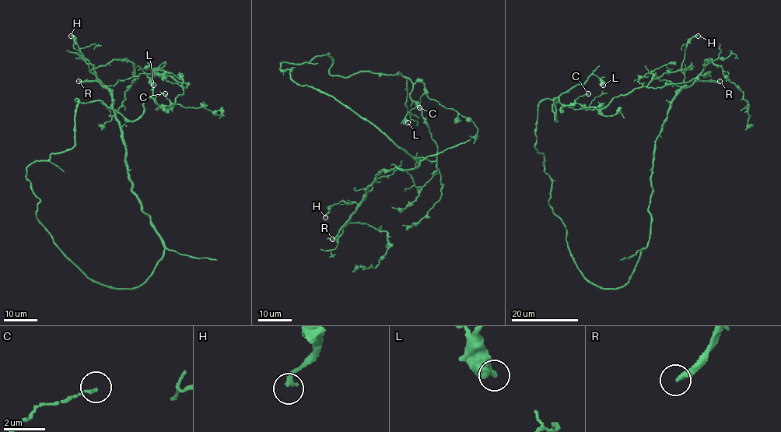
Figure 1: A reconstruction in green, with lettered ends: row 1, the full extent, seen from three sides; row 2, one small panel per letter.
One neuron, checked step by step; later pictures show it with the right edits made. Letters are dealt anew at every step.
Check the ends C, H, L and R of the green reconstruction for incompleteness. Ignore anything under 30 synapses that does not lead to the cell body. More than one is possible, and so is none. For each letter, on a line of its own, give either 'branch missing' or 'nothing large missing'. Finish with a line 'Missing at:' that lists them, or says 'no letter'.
C: nothing large missing
H: nothing large missing
L: nothing large missing
R: branch missing
Missing at: R

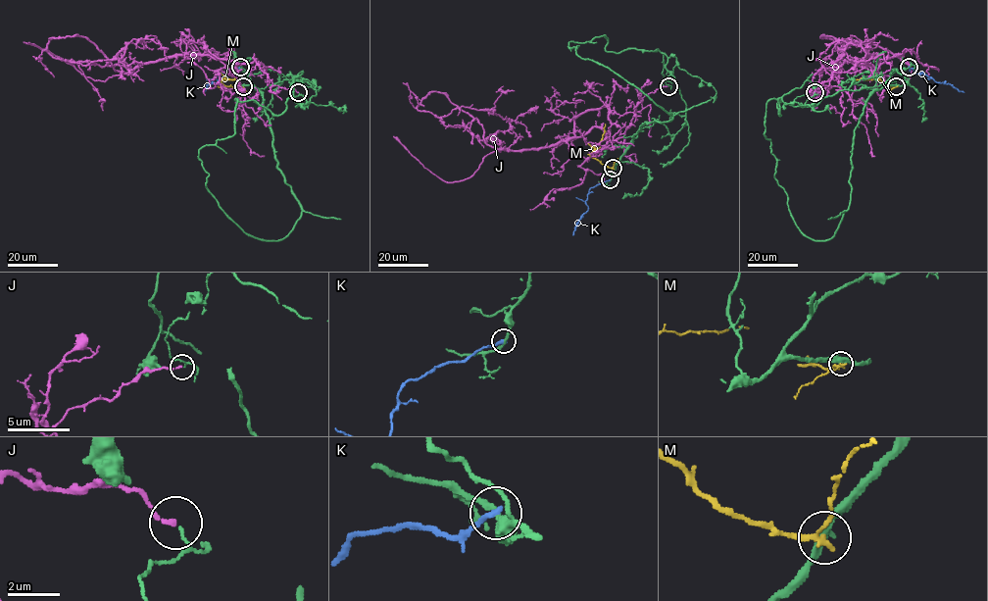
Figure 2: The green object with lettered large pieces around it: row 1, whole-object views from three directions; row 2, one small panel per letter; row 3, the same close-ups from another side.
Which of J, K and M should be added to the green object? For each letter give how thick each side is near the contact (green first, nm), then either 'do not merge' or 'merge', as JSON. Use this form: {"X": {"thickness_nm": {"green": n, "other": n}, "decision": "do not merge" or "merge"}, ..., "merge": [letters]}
{"J": {"thickness_nm": {"green": 70, "other": 180}, "decision": "do not merge"}, "K": {"thickness_nm": {"green": 220, "other": 240}, "decision": "do not merge"}, "M": {"thickness_nm": {"green": 360, "other": 190}, "decision": "do not merge"}, "merge": []}

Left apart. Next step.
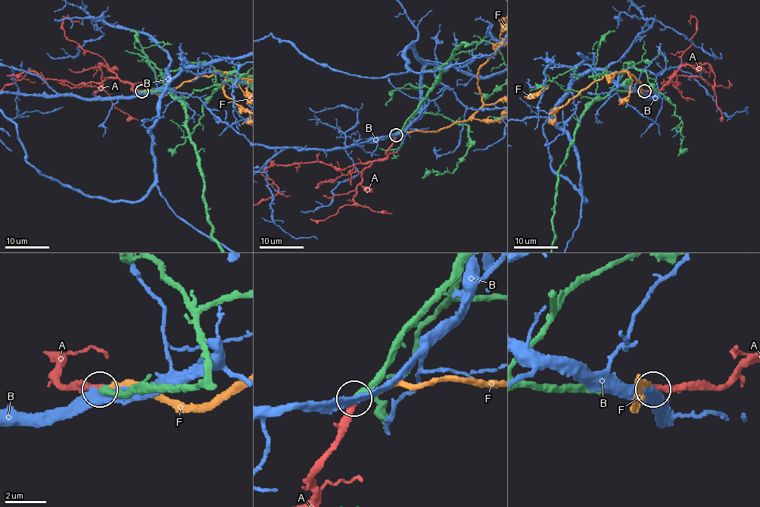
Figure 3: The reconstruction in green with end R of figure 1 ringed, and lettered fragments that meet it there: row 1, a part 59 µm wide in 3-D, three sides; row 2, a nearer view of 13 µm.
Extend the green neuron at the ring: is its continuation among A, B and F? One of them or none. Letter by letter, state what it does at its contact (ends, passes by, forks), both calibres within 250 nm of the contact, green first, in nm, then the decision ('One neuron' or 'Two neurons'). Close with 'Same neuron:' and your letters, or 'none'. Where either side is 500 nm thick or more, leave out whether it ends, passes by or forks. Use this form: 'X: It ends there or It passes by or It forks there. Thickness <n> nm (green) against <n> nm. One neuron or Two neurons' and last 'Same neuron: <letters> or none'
A: It ends there. Thickness 320 nm (green) against 300 nm. One neuron
B: It passes by. Thickness 380 nm (green) against 420 nm. Two neurons
F: It ends there. Thickness 340 nm (green) against 200 nm. Two neurons
Same neuron: A

